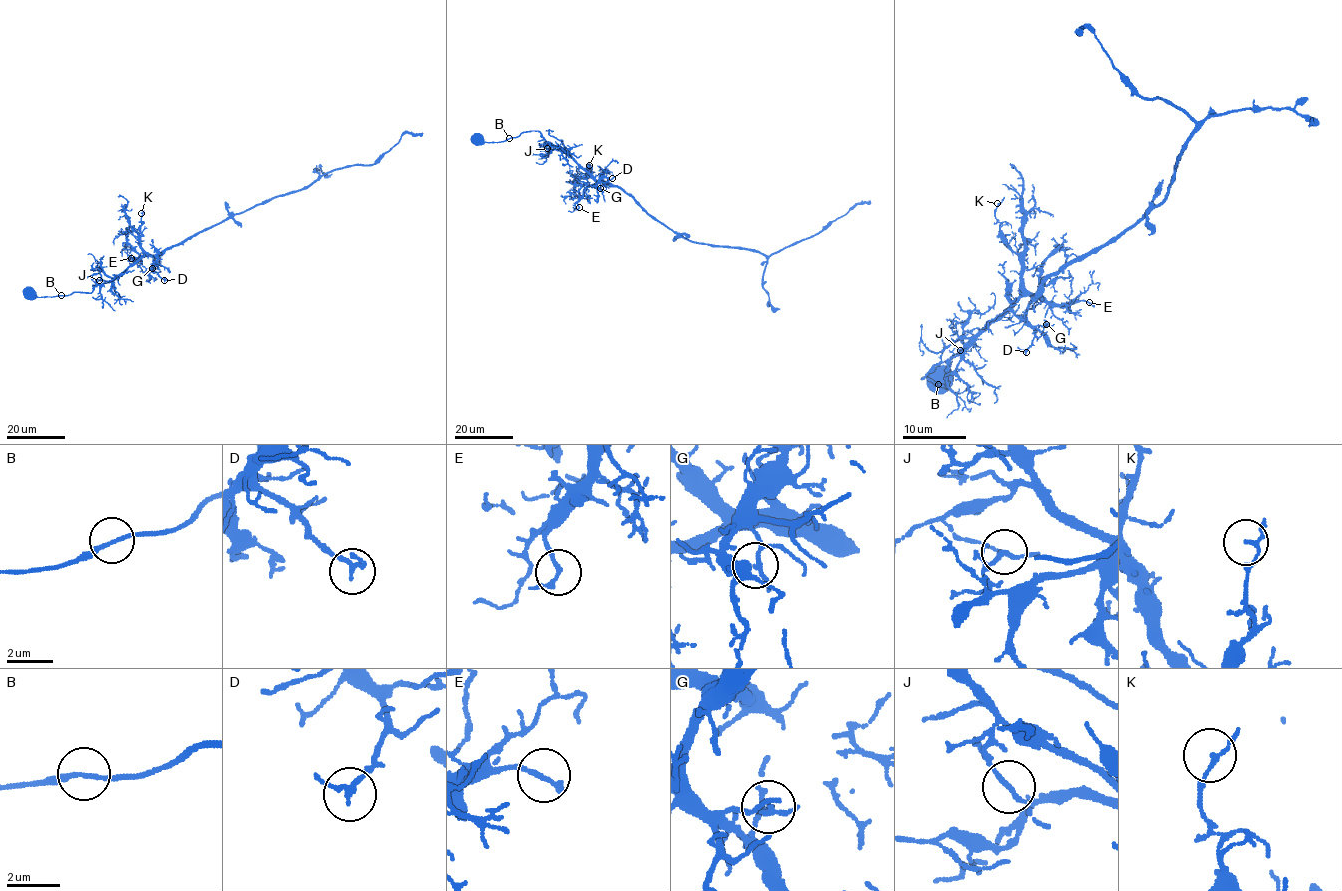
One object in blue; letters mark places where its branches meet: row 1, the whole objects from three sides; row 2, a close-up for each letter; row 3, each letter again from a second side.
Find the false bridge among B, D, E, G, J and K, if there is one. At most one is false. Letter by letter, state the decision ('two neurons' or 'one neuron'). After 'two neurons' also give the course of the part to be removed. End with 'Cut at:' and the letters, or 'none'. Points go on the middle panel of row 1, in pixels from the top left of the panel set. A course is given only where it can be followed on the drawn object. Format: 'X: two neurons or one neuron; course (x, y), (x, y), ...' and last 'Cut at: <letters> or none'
B: one neuron
D: one neuron
E: one neuron
G: one neuron
J: one neuron
K: one neuron
Cut at: none

